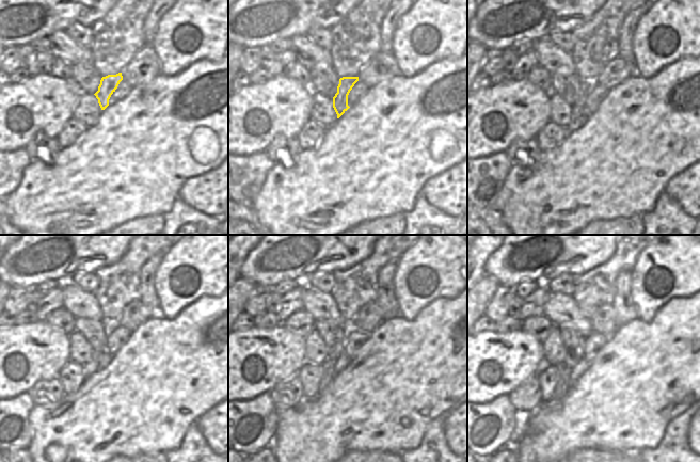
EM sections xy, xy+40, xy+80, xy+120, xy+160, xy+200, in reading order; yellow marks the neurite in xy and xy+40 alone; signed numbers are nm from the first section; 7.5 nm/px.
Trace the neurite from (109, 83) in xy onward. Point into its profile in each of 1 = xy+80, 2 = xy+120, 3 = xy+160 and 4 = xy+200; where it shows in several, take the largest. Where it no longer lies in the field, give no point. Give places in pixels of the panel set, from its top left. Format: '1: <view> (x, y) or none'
1: xy+80 (577, 107)
2: xy+120 (92, 365)
3: xy+160 (328, 367)
4: xy+200 (562, 386)

